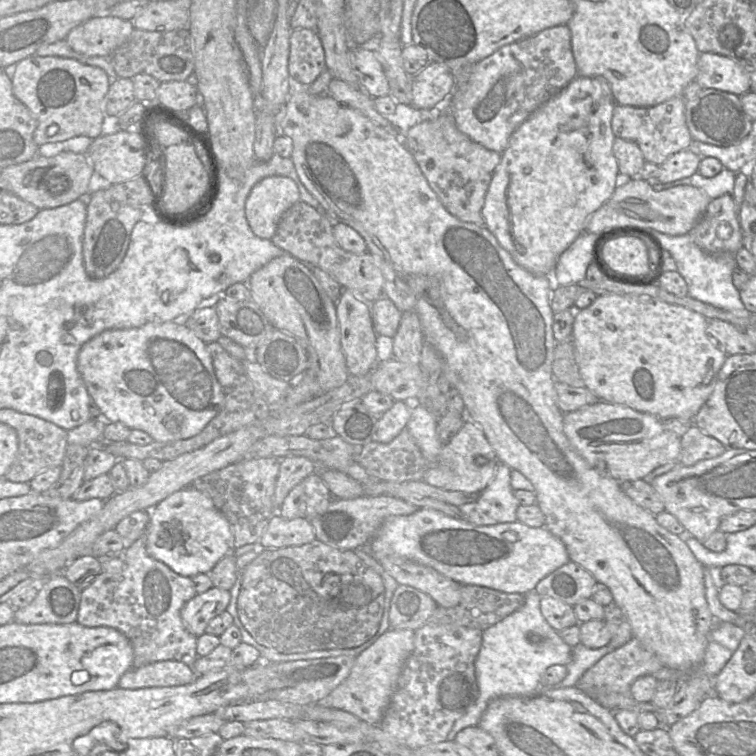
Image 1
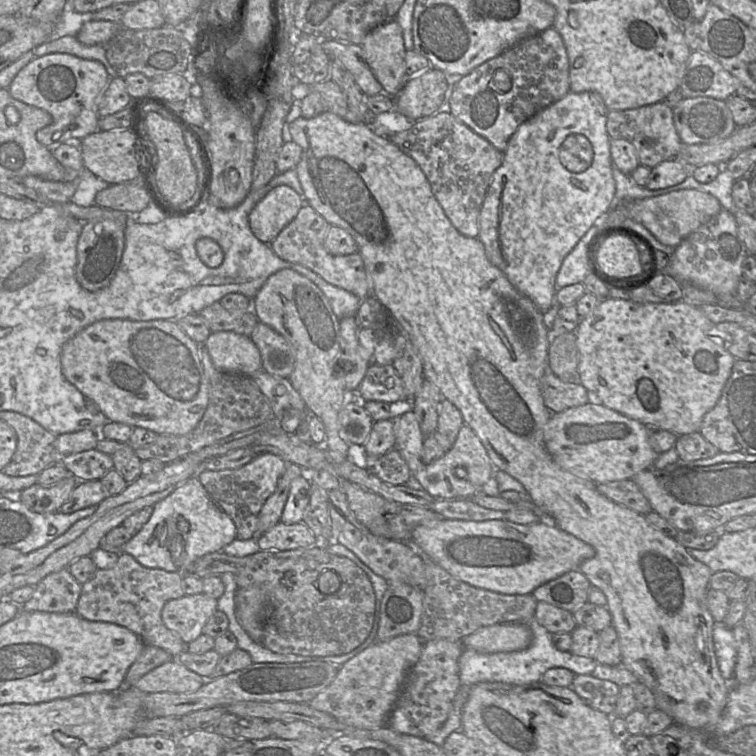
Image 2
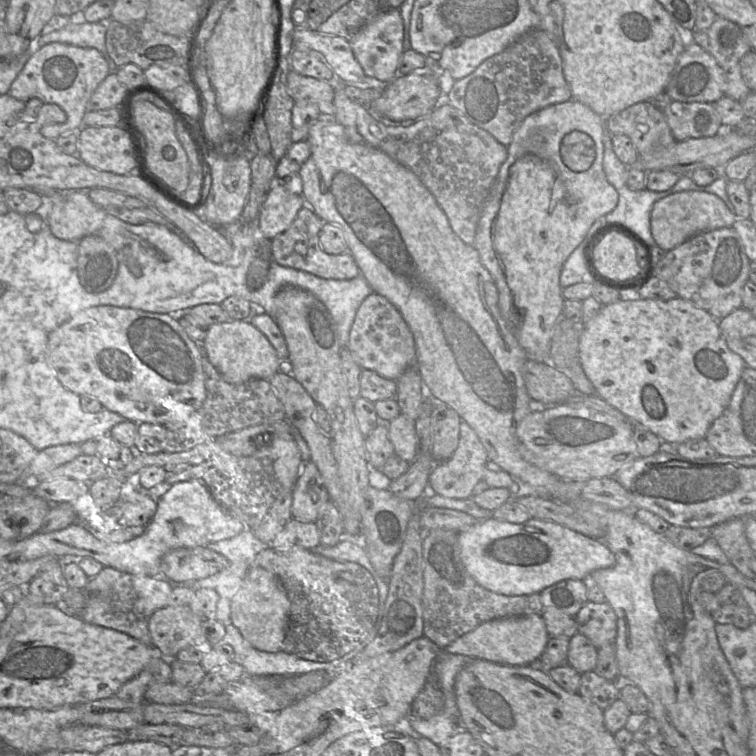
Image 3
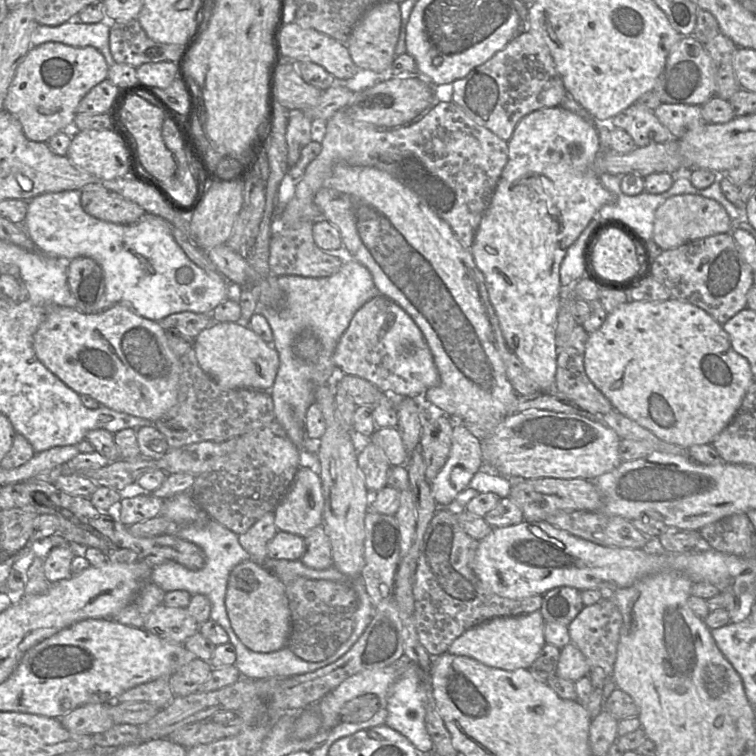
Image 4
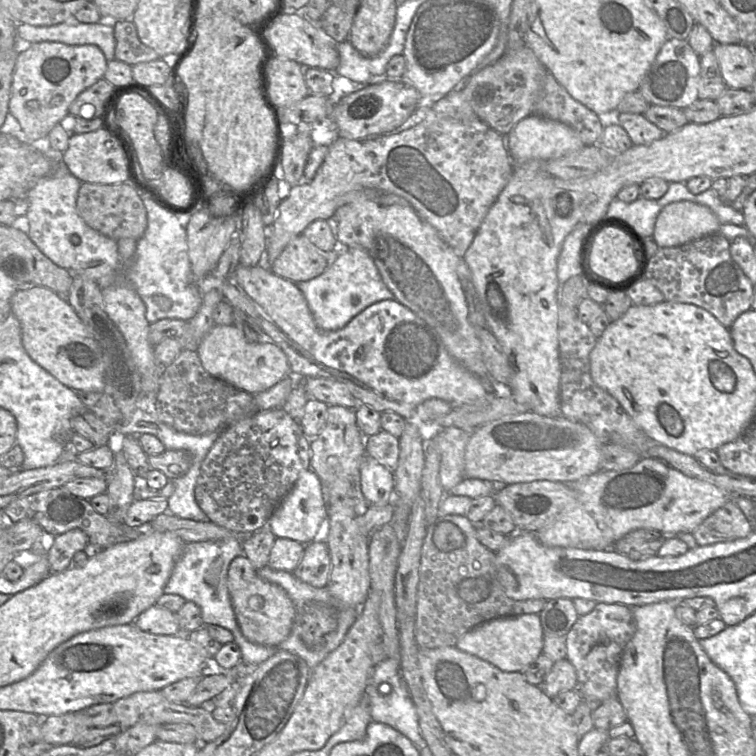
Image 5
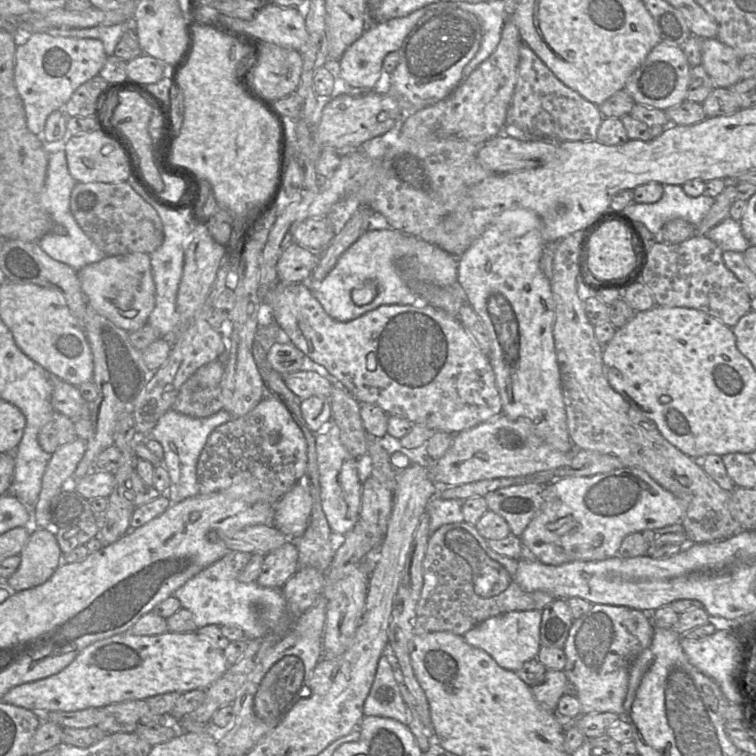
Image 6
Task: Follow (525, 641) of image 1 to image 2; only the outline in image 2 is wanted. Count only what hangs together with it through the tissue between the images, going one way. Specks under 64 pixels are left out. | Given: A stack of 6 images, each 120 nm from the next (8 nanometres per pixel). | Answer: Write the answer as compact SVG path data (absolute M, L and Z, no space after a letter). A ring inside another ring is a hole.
M535 617L528 620L527 625L532 632L532 642L530 646L521 651L480 653L473 649L464 649L458 659L460 688L458 689L448 718L445 723L434 733L426 737L426 740L442 746L446 738L455 731L461 729L461 716L463 707L468 699L470 689L480 682L502 682L512 685L528 685L541 682L543 674L551 668L566 668L575 675L591 675L599 665L594 658L582 657L572 654L570 651L558 650L552 640L552 635L546 628L540 625Z

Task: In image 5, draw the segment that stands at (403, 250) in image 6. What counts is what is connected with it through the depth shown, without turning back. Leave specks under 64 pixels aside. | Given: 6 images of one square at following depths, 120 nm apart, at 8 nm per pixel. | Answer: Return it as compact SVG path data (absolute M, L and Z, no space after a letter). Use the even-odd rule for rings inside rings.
M358 247L348 248L318 277L295 284L305 296L317 326L327 331L339 330L368 306L394 298L371 256Z

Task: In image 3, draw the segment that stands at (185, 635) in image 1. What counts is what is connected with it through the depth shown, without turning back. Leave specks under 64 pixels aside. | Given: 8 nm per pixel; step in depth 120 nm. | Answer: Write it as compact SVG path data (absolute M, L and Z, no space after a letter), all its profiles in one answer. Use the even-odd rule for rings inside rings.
M108 566L88 582L88 600L80 616L89 623L115 628L145 643L153 643L149 621L172 600L174 586L166 578L127 573Z

